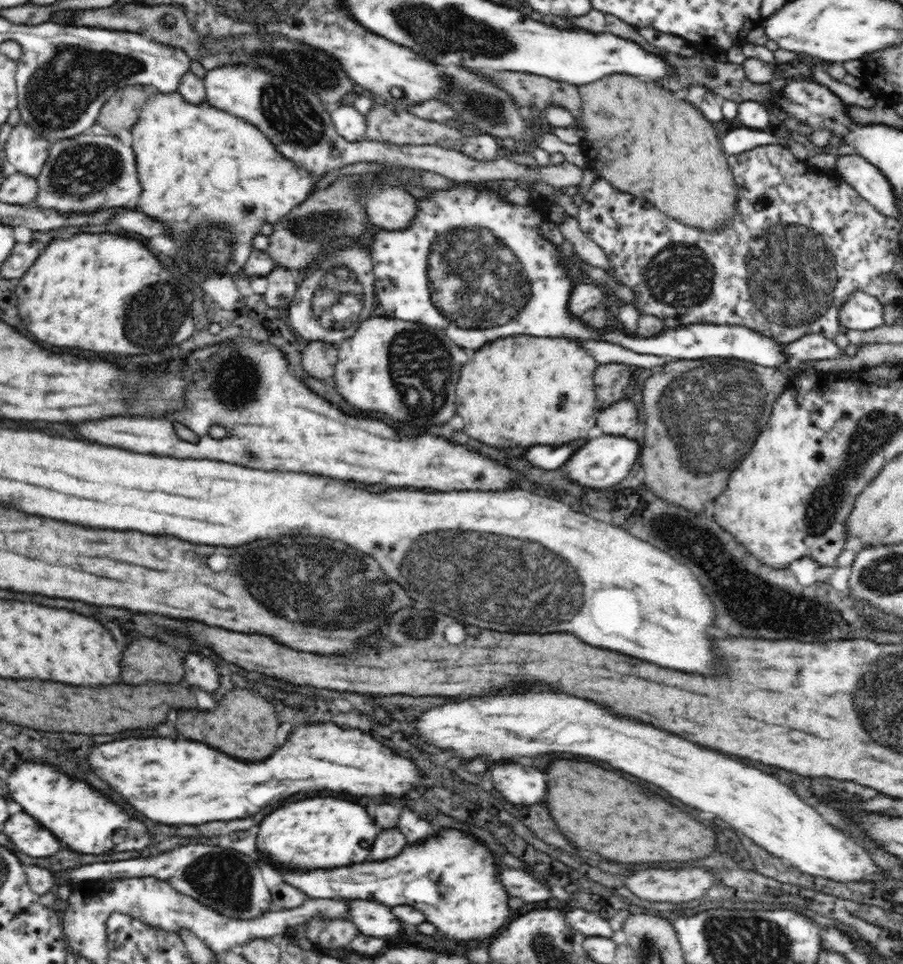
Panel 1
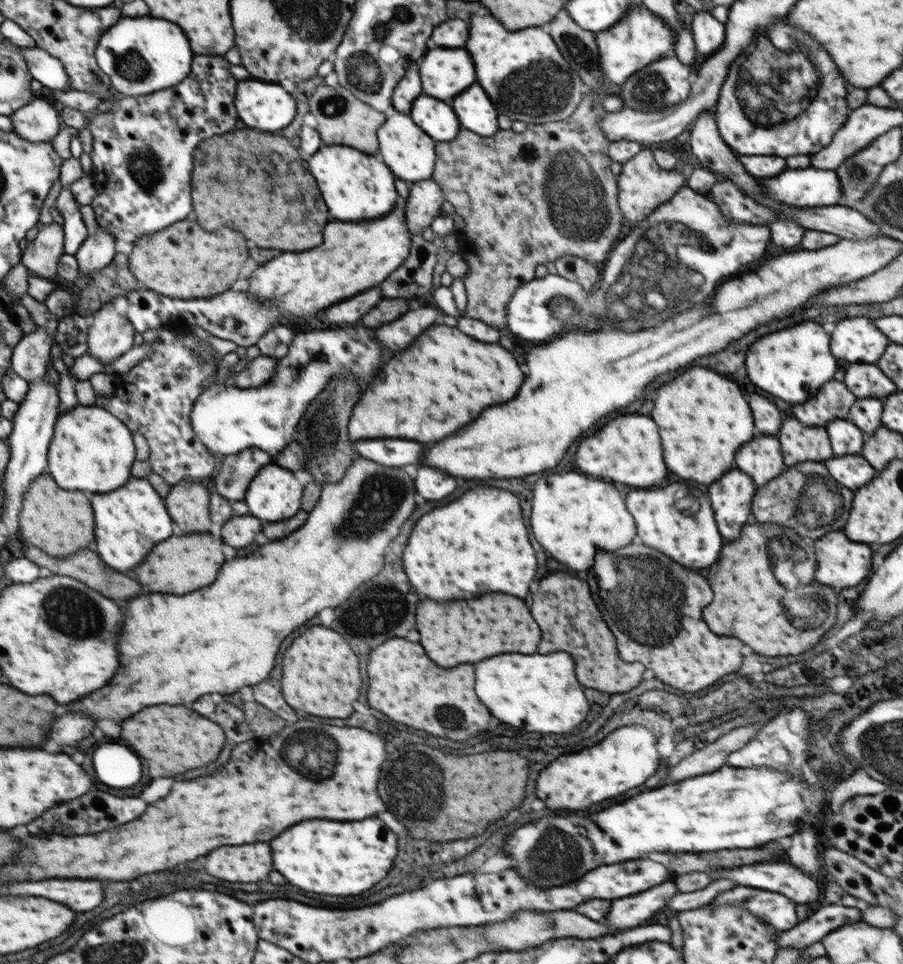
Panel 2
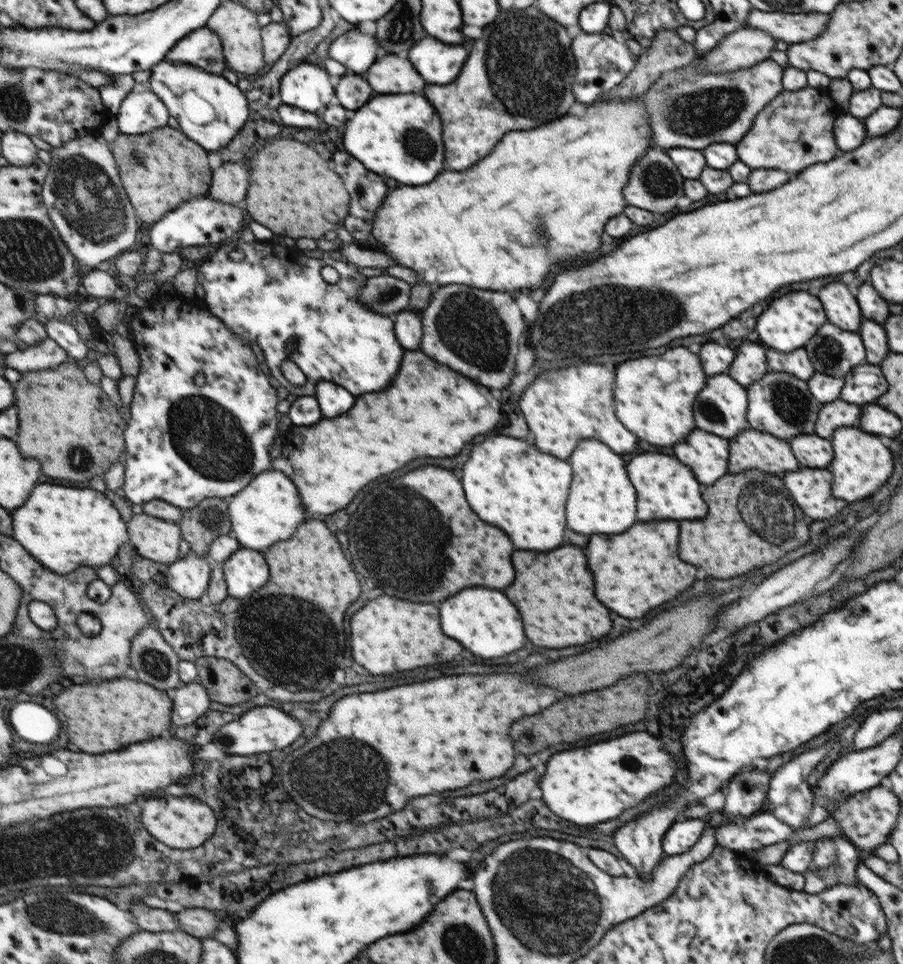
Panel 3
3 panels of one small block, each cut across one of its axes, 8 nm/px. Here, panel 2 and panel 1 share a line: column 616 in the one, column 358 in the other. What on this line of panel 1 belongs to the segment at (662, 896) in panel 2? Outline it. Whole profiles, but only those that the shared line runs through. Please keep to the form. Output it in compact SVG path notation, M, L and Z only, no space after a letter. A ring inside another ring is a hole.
M348 900L348 906L350 920L360 928L360 932L384 940L394 940L402 930L400 920L390 912L388 906L366 900Z

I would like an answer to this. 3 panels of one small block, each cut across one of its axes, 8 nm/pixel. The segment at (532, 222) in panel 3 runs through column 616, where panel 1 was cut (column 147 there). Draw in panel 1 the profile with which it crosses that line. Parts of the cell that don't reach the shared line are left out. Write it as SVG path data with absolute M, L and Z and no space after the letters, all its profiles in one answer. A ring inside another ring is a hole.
M178 91L152 94L131 131L134 139L131 147L142 184L142 196L135 210L162 220L172 230L178 244L176 260L188 266L188 272L196 272L188 280L196 280L198 284L212 273L233 275L242 270L253 249L252 240L261 234L261 226L266 222L274 224L292 212L316 192L316 184L320 182L318 175L282 158L254 124L212 106L207 100L190 104Z

